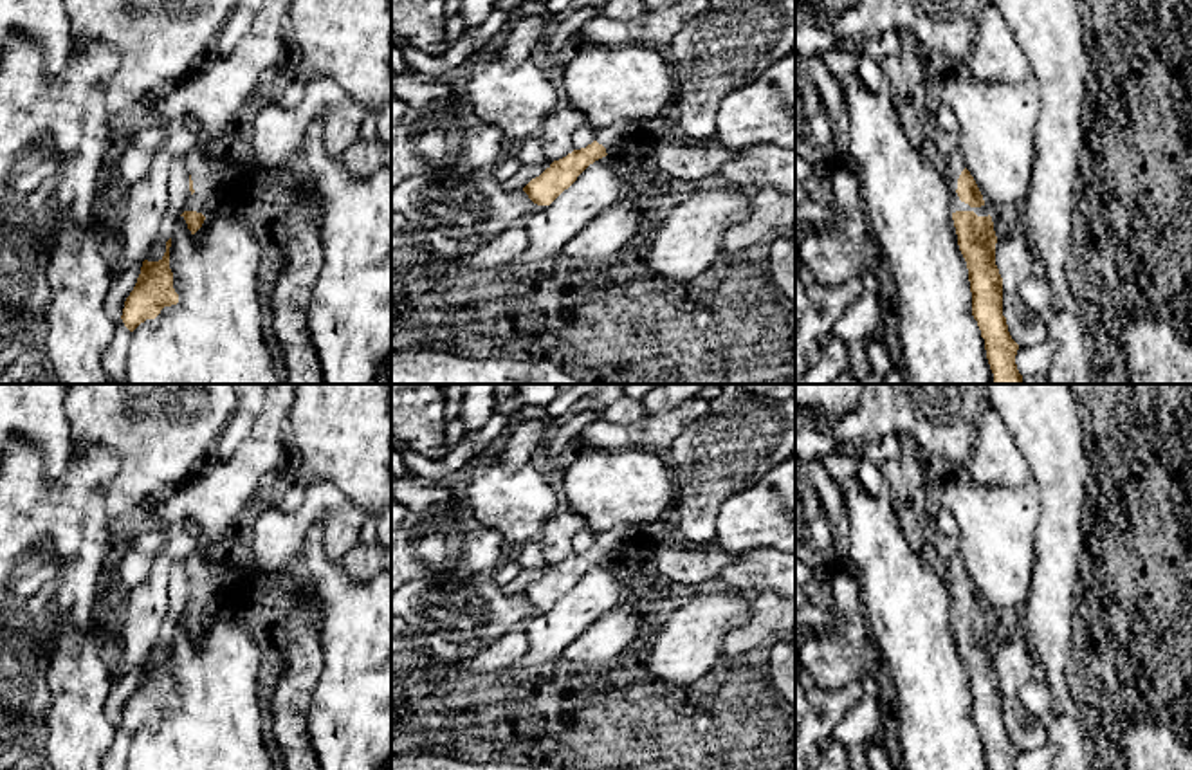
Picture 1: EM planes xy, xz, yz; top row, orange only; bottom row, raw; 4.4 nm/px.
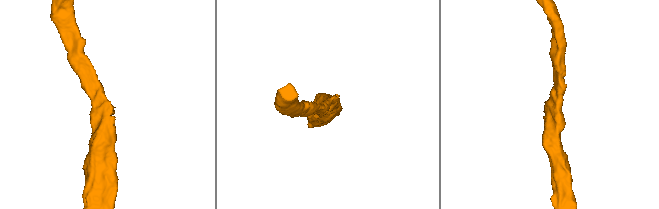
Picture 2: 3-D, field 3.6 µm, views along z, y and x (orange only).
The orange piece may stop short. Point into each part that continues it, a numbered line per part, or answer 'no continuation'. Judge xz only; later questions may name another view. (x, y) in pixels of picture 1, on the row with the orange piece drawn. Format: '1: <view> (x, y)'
1: xz (619, 136)

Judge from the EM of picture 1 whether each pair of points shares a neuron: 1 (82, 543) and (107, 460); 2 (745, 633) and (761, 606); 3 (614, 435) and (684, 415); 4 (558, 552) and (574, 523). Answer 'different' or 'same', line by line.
1: same
2: same
3: same
4: same

